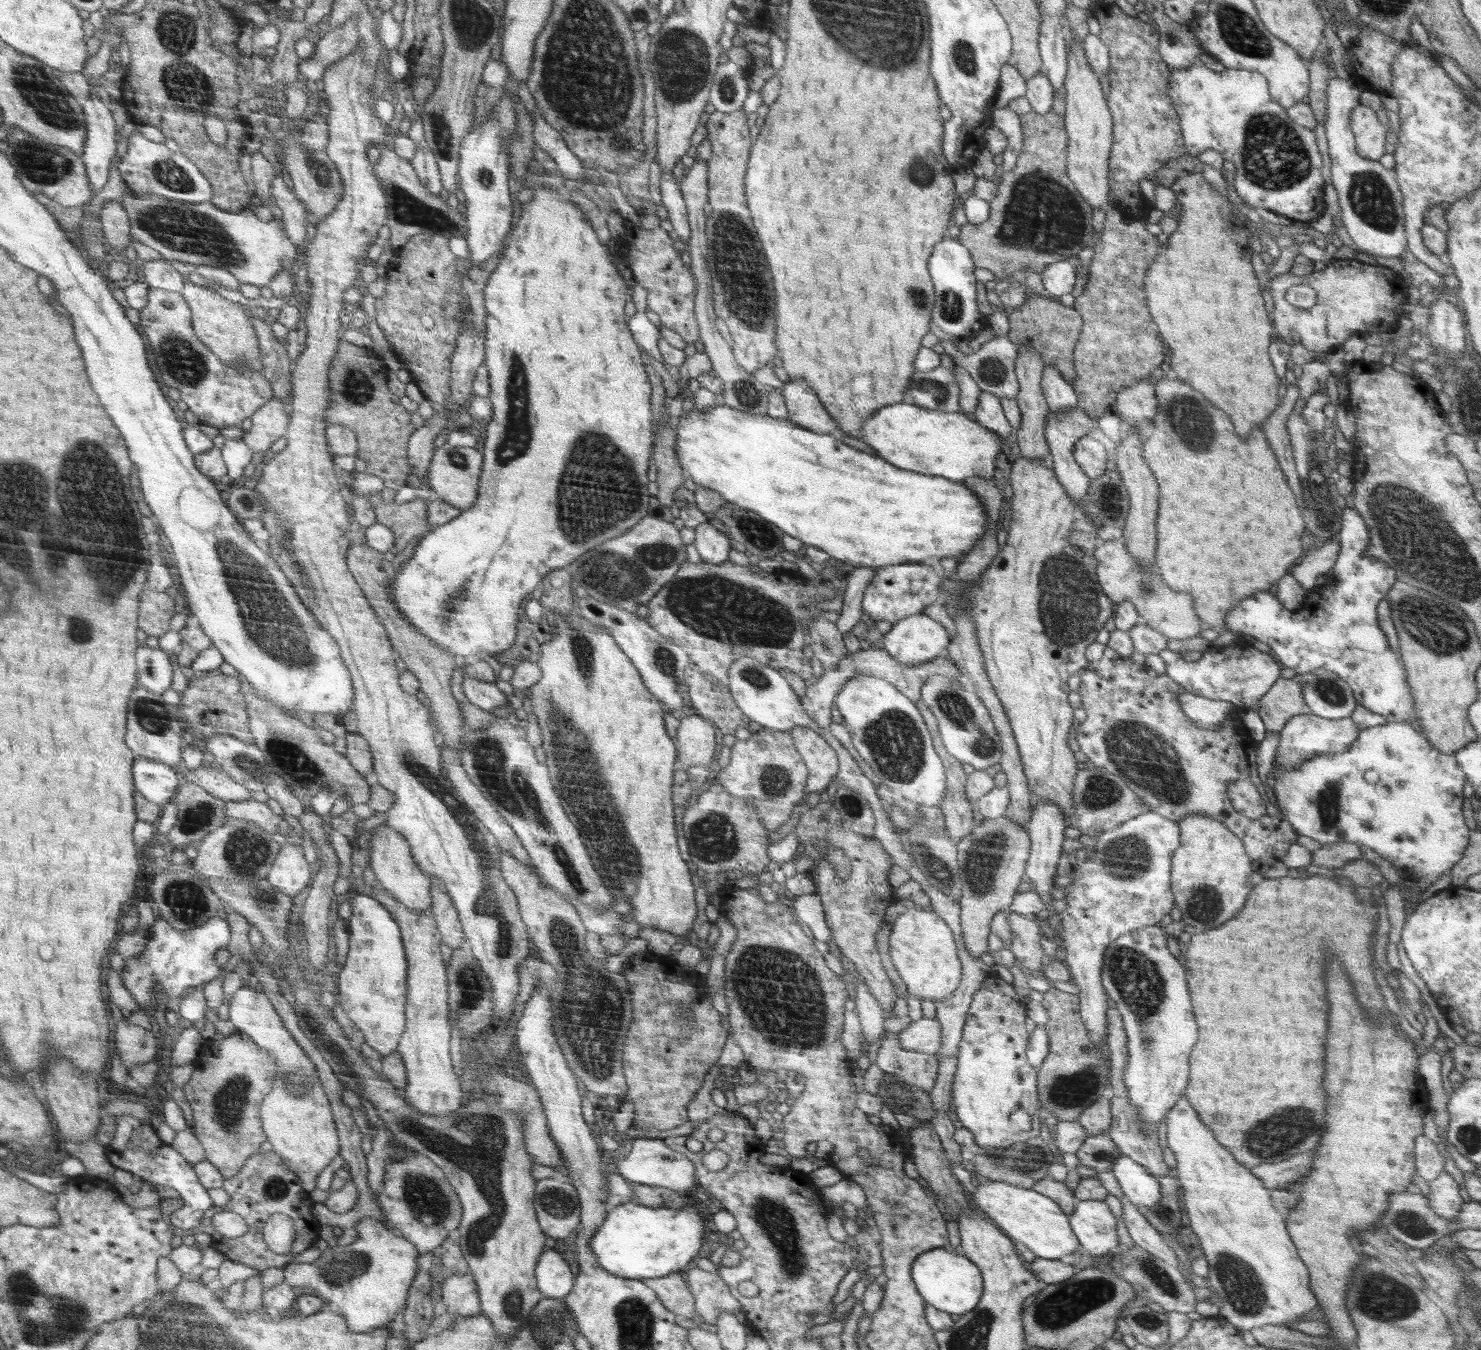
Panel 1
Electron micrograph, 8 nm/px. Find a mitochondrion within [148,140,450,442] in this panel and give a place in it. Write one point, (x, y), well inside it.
(183, 362)

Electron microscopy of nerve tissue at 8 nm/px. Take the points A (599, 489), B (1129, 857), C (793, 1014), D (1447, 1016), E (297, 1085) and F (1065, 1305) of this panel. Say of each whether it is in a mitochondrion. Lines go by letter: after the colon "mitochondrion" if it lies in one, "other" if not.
A: mitochondrion
B: mitochondrion
C: mitochondrion
D: other
E: mitochondrion
F: mitochondrion

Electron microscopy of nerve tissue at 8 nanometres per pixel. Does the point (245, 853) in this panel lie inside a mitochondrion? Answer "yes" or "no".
yes

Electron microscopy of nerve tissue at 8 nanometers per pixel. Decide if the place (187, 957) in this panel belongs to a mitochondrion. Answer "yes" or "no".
no

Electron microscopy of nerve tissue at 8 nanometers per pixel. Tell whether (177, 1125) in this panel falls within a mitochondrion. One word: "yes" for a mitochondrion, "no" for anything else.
no

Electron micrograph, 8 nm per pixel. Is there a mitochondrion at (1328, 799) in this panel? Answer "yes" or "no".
yes

